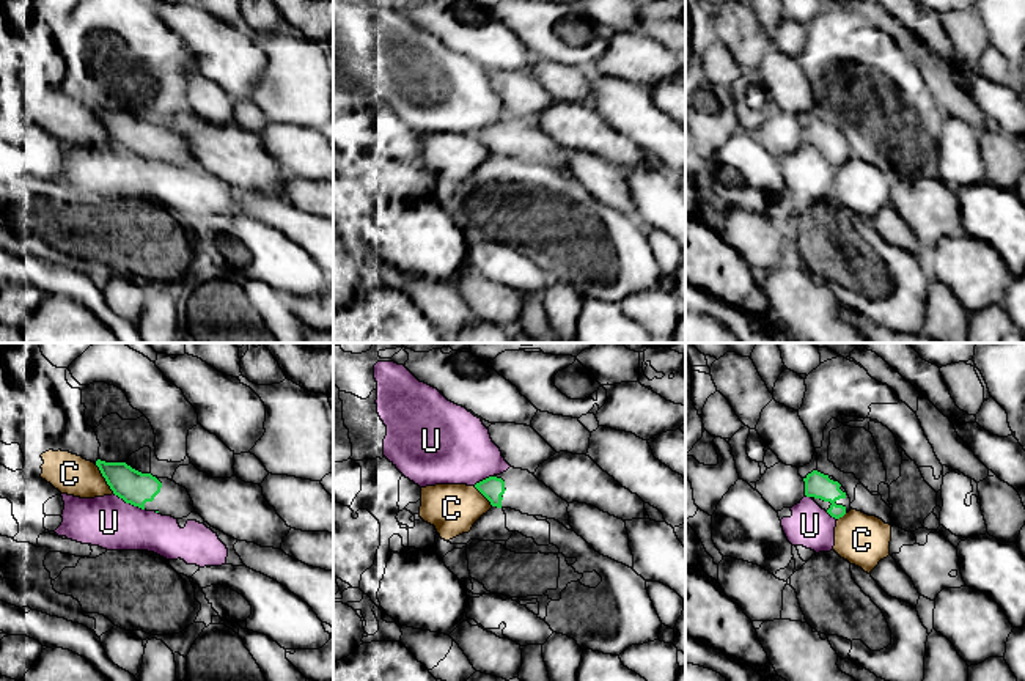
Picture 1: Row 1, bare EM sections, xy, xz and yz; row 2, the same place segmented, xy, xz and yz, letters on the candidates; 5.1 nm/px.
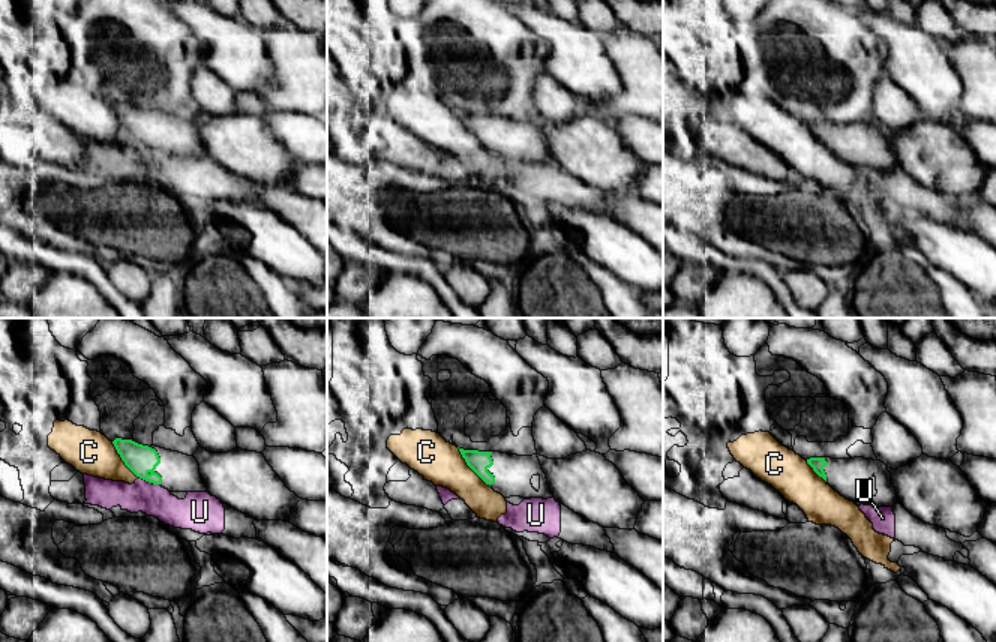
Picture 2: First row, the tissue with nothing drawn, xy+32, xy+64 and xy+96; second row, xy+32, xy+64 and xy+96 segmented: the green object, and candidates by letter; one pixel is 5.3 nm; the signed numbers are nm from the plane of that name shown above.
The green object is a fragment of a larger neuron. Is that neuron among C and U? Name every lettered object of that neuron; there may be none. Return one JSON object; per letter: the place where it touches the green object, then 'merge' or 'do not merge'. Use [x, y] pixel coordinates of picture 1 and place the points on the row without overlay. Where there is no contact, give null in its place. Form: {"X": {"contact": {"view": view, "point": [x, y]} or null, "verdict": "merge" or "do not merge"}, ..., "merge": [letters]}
{"C": {"contact": {"view": "xy", "point": [104, 125]}, "verdict": "do not merge"}, "U": {"contact": {"view": "xy", "point": [129, 150]}, "verdict": "do not merge"}, "merge": []}

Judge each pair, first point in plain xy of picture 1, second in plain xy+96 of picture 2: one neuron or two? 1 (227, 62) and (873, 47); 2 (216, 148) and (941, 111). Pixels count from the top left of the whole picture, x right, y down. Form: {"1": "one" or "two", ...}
{"1": "two", "2": "two"}

